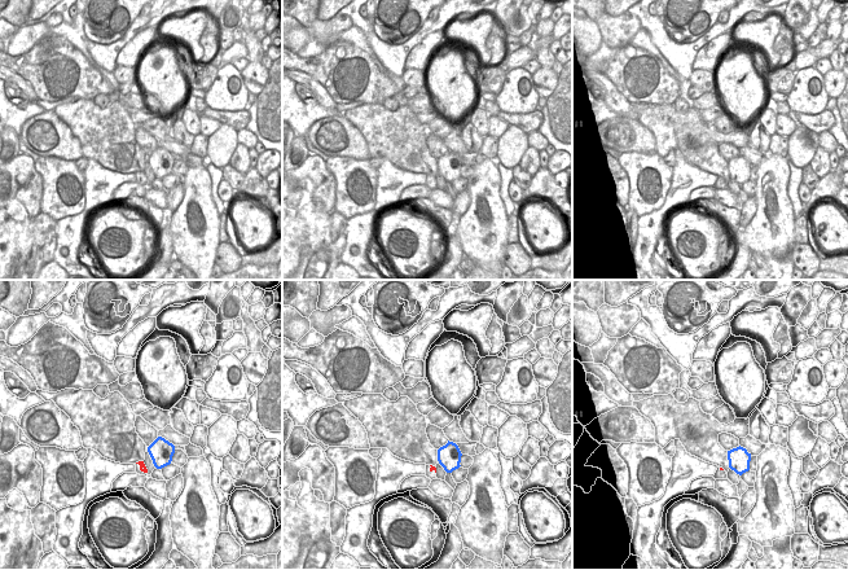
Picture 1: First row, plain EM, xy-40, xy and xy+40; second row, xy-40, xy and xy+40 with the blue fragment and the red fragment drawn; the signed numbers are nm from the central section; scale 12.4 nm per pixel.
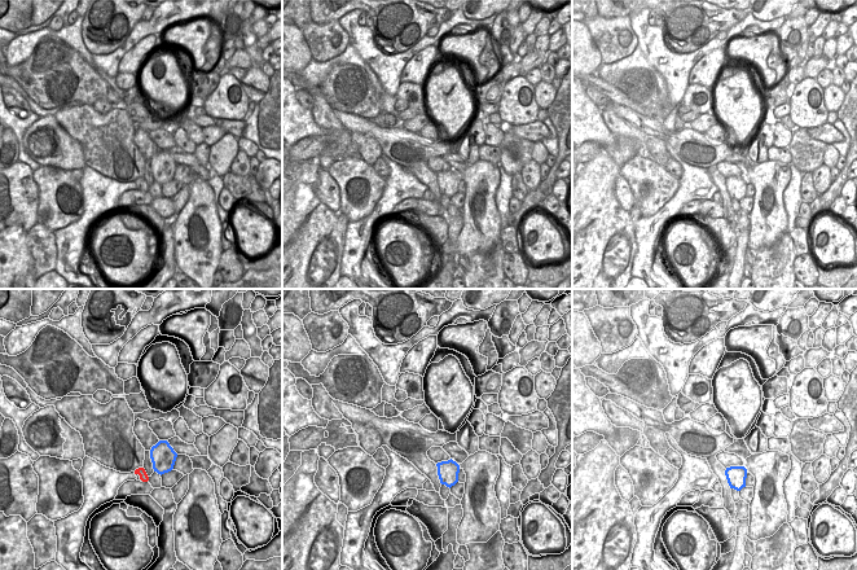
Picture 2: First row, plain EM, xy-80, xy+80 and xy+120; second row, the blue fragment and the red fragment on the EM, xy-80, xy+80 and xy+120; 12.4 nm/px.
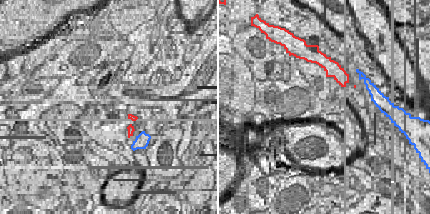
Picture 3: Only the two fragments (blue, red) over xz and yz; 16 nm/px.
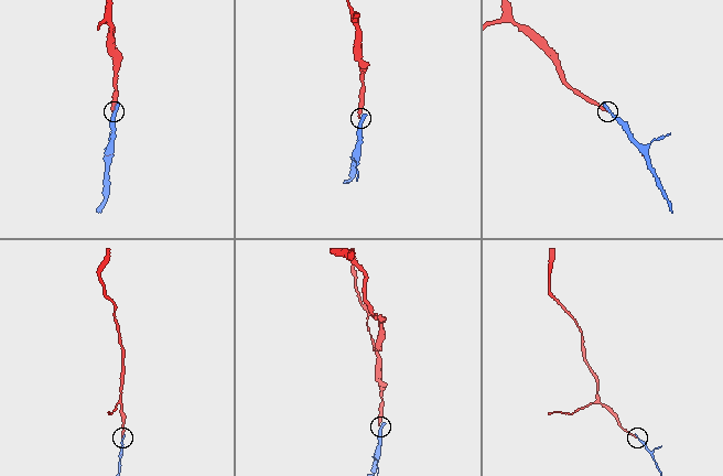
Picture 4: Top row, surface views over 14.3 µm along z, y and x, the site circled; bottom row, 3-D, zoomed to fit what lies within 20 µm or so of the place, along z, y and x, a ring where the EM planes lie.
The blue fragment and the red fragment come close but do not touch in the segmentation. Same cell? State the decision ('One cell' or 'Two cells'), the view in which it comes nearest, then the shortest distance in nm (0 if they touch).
One cell. Closest in xy-40. Distance 110 nm.

